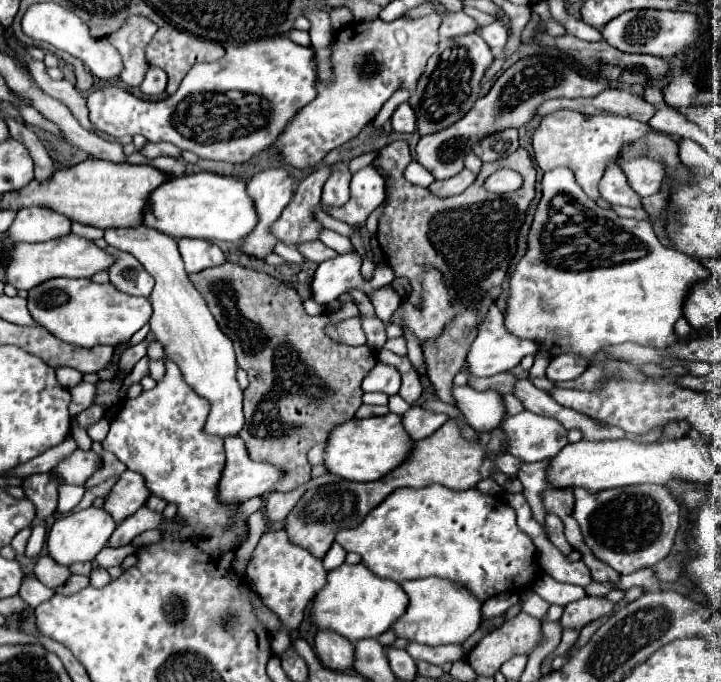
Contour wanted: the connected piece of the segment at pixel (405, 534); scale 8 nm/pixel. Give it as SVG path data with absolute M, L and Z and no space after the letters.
M429 484L425 488L397 488L395 492L391 492L379 506L375 506L367 516L365 520L357 526L357 528L345 528L337 534L335 538L347 552L357 552L363 556L363 562L379 576L383 578L391 578L395 582L405 582L405 580L417 580L417 578L429 578L429 576L437 576L437 578L449 578L453 582L461 582L465 584L471 592L475 592L475 596L485 602L487 598L491 596L497 596L501 592L521 592L525 588L531 586L531 582L537 578L539 574L539 566L535 564L535 544L529 536L525 536L525 532L519 530L517 526L517 516L515 516L515 510L503 500L503 498L497 498L497 496L491 496L491 494L483 494L479 488L469 488L469 490L449 490L447 486L441 486L441 484Z

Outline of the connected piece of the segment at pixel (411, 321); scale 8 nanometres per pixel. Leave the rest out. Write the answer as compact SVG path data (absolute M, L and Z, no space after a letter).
M425 268L423 308L415 308L413 304L405 302L395 312L393 324L405 322L405 326L419 338L419 342L425 342L427 338L439 336L441 328L445 328L445 324L449 324L449 320L453 318L451 302L453 296L443 284L441 272L437 272L435 268Z

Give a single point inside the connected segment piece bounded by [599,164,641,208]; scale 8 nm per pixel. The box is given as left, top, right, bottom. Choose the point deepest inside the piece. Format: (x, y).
(614, 188)

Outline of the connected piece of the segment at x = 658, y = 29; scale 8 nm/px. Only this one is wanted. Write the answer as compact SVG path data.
M629 10L603 28L603 38L623 52L633 54L651 54L659 58L669 58L683 54L687 48L695 46L699 40L699 18L691 12L673 12L673 10Z

